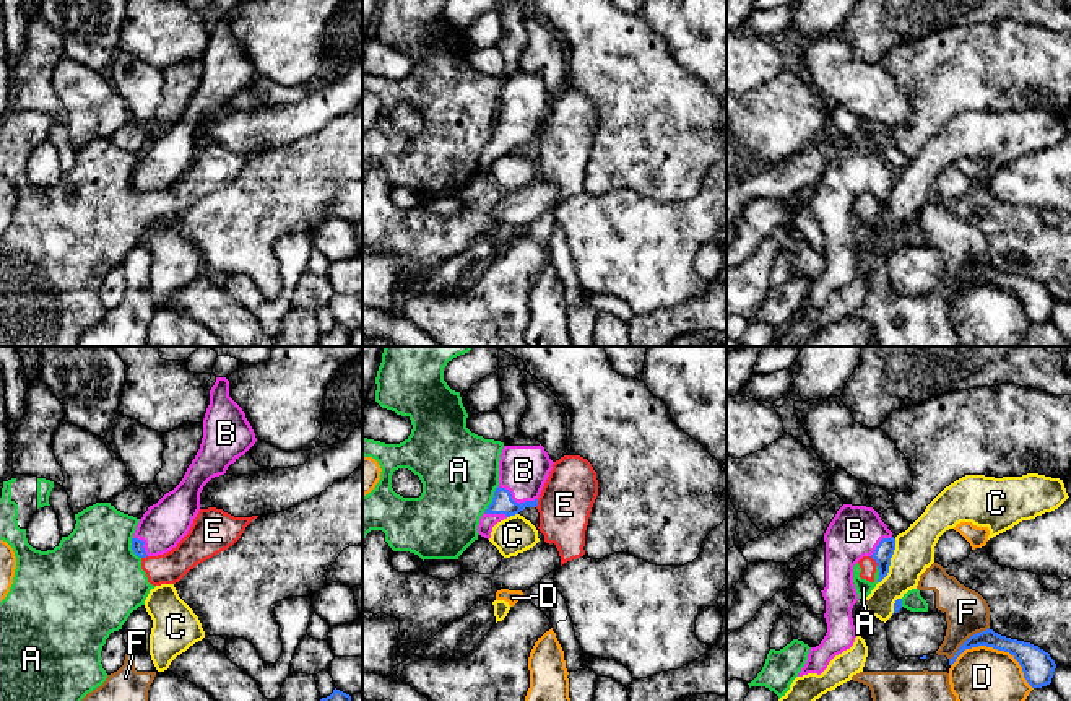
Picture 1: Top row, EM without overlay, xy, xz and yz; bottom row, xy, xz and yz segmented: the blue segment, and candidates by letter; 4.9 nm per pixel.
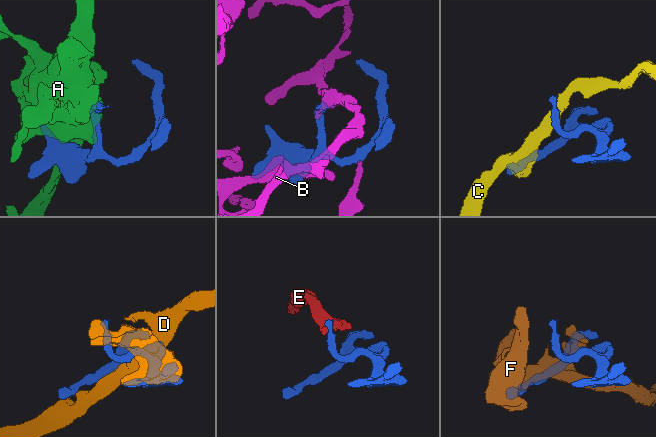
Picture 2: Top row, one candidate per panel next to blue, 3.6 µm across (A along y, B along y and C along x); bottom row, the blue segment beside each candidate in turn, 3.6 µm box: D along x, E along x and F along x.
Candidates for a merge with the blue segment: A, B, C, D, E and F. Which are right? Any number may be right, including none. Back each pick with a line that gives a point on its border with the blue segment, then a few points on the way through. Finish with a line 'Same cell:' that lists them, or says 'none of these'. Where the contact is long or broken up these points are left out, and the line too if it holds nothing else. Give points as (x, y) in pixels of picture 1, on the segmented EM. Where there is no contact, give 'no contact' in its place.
B: contact xz (514, 501)
Same cell: B

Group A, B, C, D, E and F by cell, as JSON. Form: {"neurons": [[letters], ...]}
{"neurons": [["A", "E"], ["B"], ["C"], ["D"], ["F"]]}

